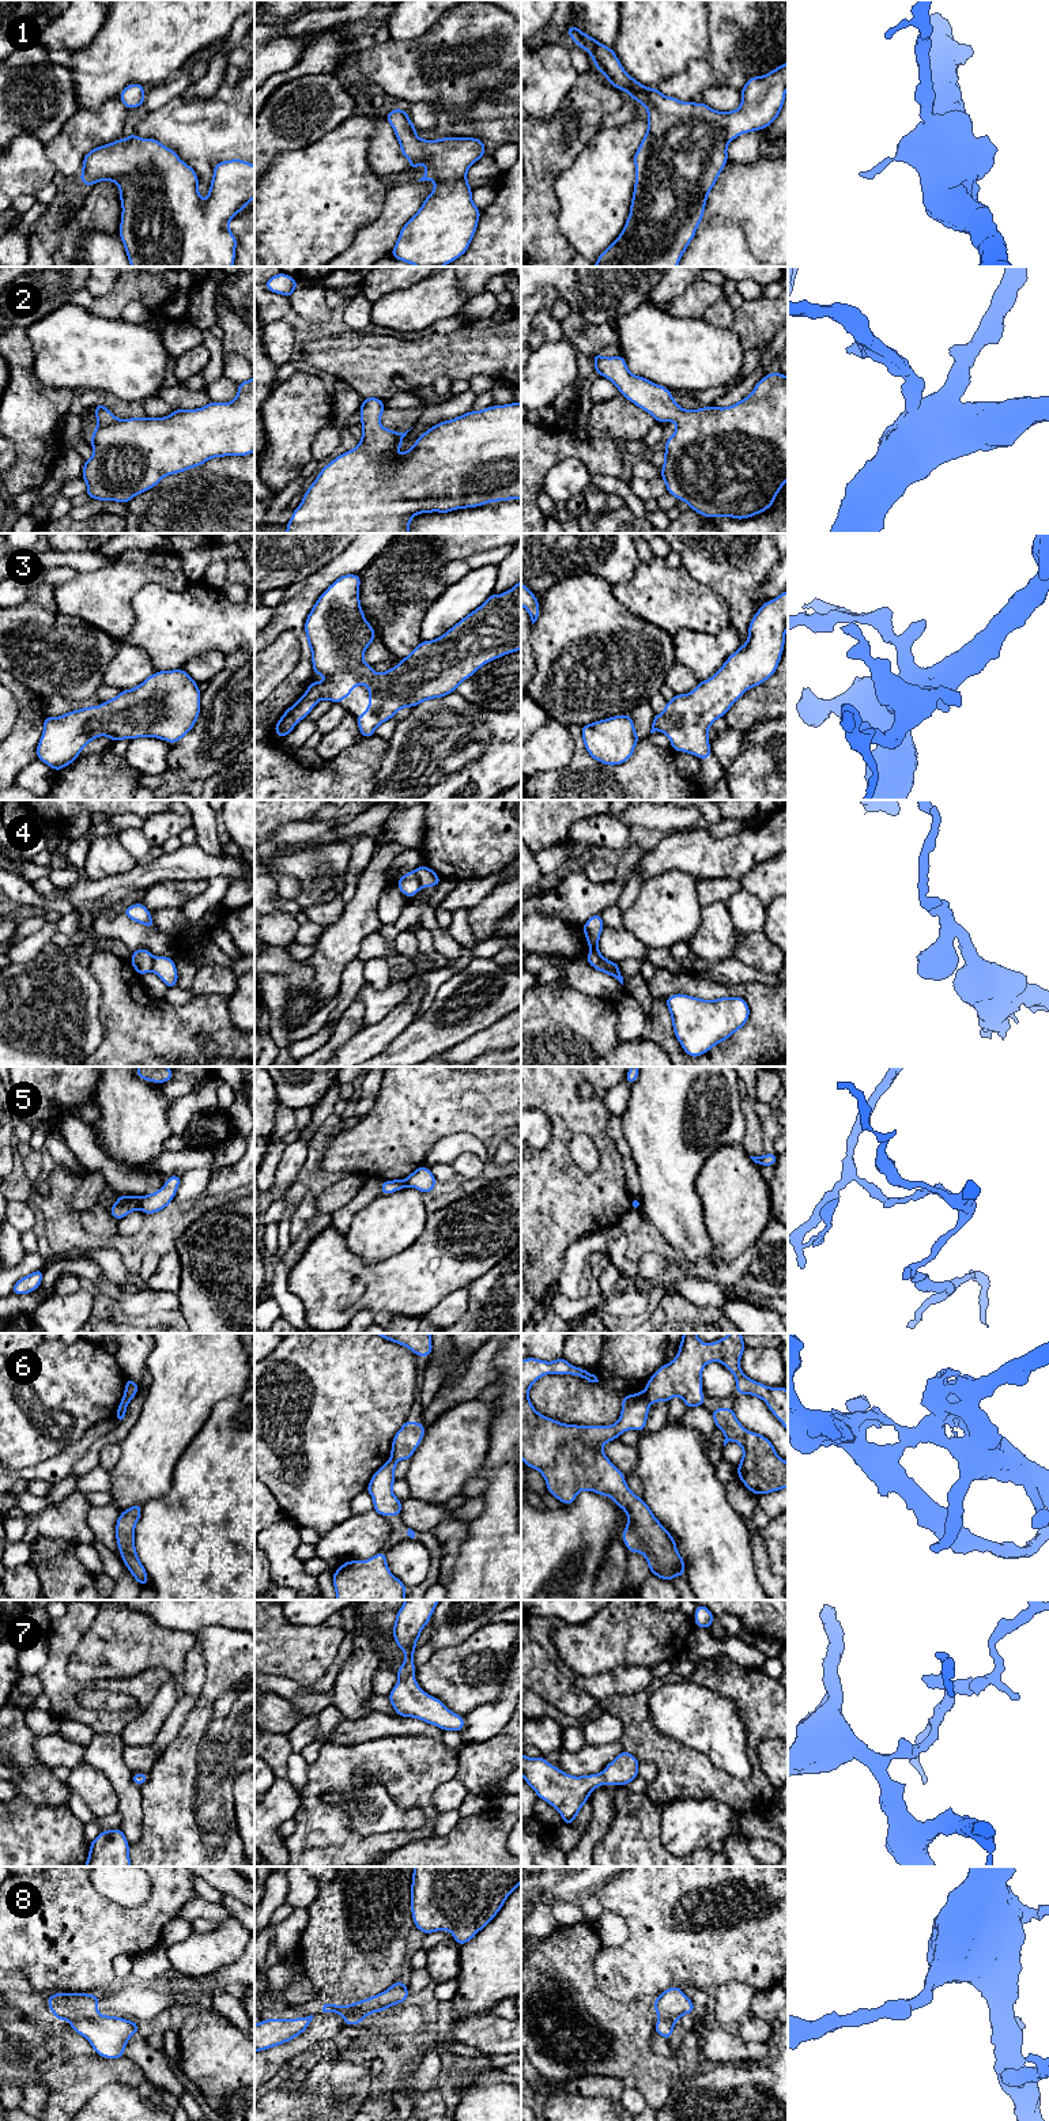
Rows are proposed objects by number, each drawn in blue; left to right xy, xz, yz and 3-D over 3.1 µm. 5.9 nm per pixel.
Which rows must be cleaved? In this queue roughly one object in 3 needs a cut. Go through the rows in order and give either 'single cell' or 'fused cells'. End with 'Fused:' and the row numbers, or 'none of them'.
1: single cell
2: single cell
3: single cell
4: fused cells
5: fused cells
6: fused cells
7: single cell
8: fused cells
Fused: 4, 5, 6, 8

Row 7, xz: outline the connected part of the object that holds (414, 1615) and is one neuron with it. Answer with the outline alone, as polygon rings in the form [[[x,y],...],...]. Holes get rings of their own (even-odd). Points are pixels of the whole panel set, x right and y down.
[[[405,1600],[396,1612],[393,1638],[407,1657],[396,1671],[399,1683],[388,1695],[393,1710],[400,1717],[414,1717],[442,1731],[461,1732],[464,1716],[454,1714],[438,1698],[422,1691],[415,1679],[414,1653],[423,1627],[430,1622],[441,1600]]]

